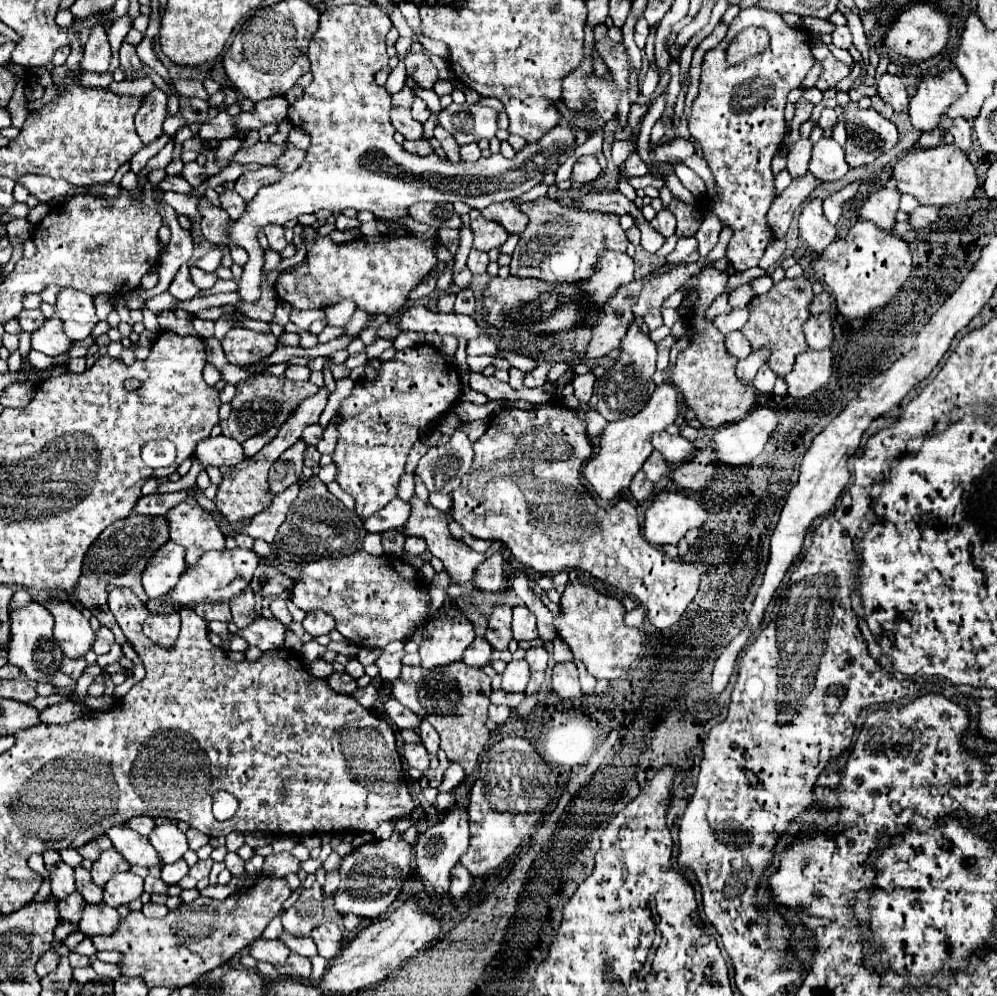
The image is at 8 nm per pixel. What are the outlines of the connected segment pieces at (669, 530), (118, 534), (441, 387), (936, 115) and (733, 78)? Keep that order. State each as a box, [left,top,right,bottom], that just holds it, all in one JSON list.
[[645,492,707,546],[75,514,169,628],[333,344,461,520],[909,70,965,132],[689,8,815,272]]

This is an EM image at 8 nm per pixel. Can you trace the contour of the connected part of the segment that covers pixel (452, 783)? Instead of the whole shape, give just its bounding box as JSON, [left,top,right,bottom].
[437,764,465,792]

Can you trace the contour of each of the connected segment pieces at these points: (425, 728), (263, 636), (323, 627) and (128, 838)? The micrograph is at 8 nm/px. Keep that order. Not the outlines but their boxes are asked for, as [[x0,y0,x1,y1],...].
[[421,720,439,754],[237,616,285,652],[303,612,335,636],[107,826,161,868]]

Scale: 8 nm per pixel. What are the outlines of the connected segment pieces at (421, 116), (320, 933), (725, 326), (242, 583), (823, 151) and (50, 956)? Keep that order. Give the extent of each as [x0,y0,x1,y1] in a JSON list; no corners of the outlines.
[[413,98,431,124],[311,922,343,960],[713,308,749,336],[165,548,261,608],[809,138,849,182],[37,940,61,976]]

